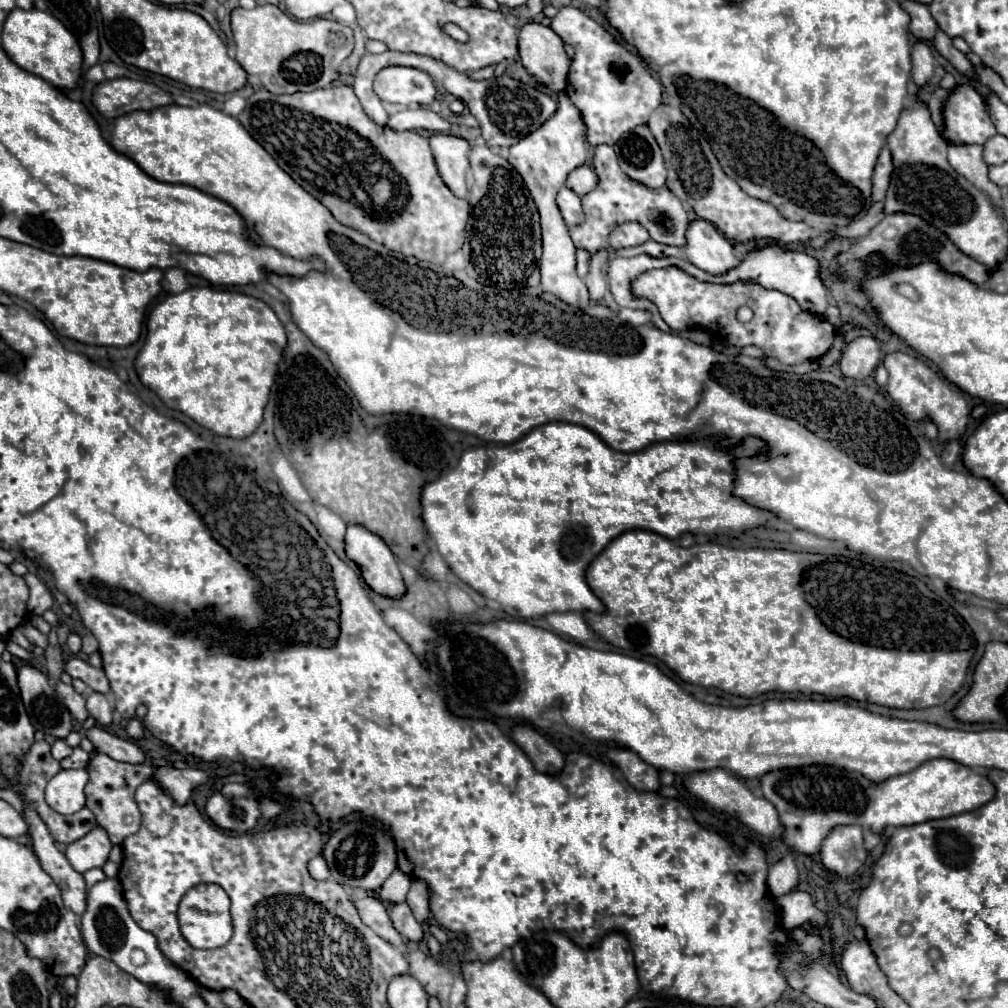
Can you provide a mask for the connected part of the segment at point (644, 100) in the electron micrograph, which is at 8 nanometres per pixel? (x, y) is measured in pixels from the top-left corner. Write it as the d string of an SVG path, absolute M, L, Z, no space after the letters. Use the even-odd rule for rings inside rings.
M560 8L552 20L552 30L576 52L564 92L582 114L588 130L588 144L614 146L624 132L648 122L652 110L662 104L662 86L652 78L636 54L616 44L616 40L600 24L576 8Z

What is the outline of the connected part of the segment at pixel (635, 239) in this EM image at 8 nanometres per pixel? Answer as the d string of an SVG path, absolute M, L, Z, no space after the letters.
M624 222L618 224L610 236L608 236L608 244L612 248L622 248L622 246L640 246L644 242L648 242L648 230L640 224L640 222Z

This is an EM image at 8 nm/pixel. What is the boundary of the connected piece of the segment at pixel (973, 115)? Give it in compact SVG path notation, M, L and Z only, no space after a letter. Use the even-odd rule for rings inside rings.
M960 84L950 92L942 116L942 138L950 144L984 144L996 134L986 100L972 84Z

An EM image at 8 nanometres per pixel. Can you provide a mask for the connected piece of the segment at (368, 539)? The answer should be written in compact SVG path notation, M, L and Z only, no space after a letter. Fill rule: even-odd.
M348 526L344 542L348 558L358 564L364 582L374 592L388 598L402 598L406 594L398 562L380 536L362 526Z

